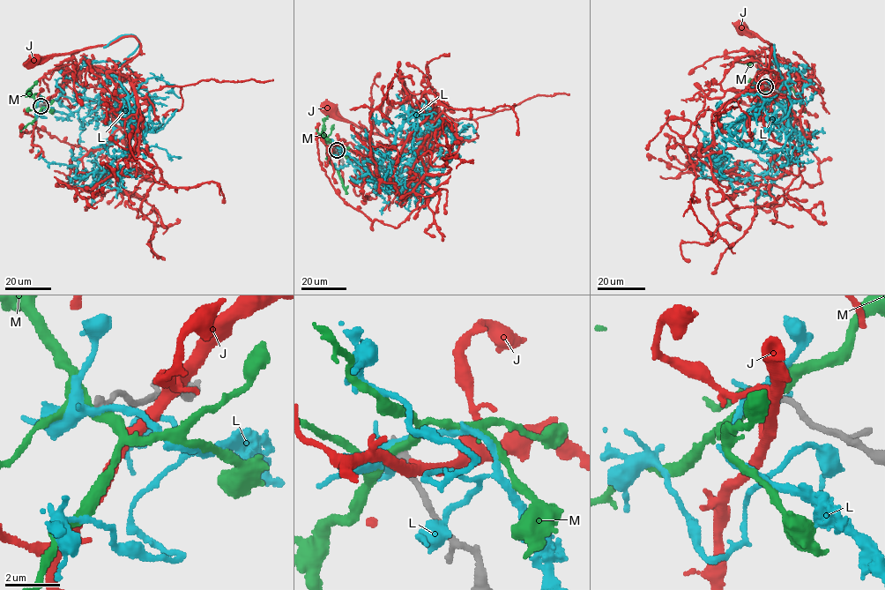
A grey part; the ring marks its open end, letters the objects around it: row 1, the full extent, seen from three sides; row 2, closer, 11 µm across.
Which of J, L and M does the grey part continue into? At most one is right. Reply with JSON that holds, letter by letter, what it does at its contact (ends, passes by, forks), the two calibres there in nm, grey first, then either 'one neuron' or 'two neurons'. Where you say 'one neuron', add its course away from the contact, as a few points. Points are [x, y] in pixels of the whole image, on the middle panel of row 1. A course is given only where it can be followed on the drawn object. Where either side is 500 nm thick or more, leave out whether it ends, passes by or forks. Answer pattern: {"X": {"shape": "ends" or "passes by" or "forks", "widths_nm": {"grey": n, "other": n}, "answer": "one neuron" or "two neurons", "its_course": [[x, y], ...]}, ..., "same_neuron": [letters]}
{"J": {"shape": "passes by", "widths_nm": {"grey": 440, "other": 280}, "answer": "one neuron", "its_course": [[336, 150], [347, 148], [380, 168], [397, 169], [422, 144], [424, 149], [437, 138], [374, 134], [331, 109]]}, "L": {"shape": "passes by", "widths_nm": {"grey": 480, "other": 320}, "answer": "two neurons"}, "M": {"shape": "passes by", "widths_nm": {"grey": 480, "other": 360}, "answer": "two neurons"}, "same_neuron": ["J"]}

